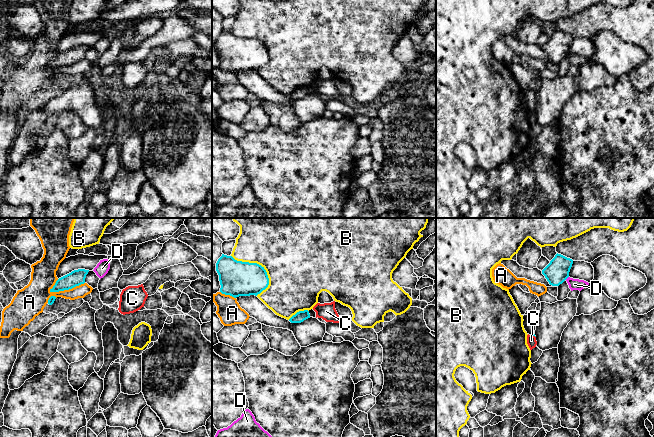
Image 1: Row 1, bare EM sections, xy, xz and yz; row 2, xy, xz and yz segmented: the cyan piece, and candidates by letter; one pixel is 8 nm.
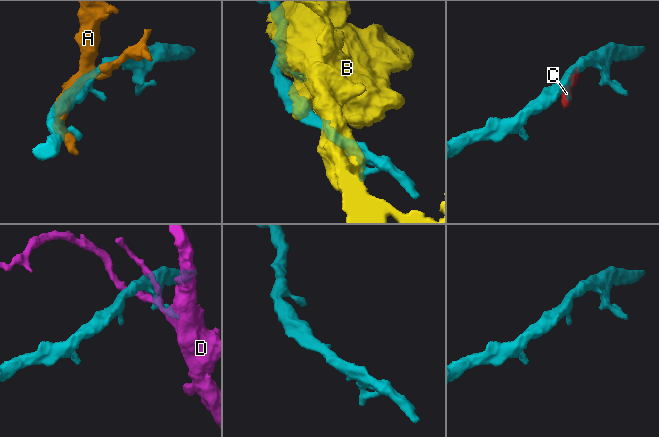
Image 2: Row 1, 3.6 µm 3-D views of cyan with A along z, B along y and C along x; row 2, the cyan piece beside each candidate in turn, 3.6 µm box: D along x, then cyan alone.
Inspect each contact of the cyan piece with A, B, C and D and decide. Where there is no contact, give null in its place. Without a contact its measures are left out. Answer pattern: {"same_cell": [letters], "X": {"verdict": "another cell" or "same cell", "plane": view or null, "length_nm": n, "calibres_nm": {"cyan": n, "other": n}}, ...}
{"same_cell": [], "A": {"verdict": "another cell", "plane": "xy", "length_nm": 300, "calibres_nm": {"cyan": 130, "other": 220}}, "B": {"verdict": "another cell", "plane": "xz", "length_nm": 400, "calibres_nm": {"cyan": 280, "other": 500}}, "C": {"verdict": "another cell", "plane": "yz", "length_nm": 40, "calibres_nm": {"cyan": 20, "other": 80}}, "D": {"verdict": "another cell", "plane": "yz", "length_nm": 40, "calibres_nm": {"cyan": 190, "other": 100}}}

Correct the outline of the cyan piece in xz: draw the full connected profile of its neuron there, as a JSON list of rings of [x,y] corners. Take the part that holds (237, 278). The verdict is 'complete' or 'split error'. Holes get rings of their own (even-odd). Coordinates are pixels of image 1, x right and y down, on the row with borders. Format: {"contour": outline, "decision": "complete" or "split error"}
{"contour": [[[222,254],[216,263],[219,275],[220,292],[234,298],[239,296],[257,296],[269,285],[264,267],[257,263],[235,260]]], "decision": "complete"}

